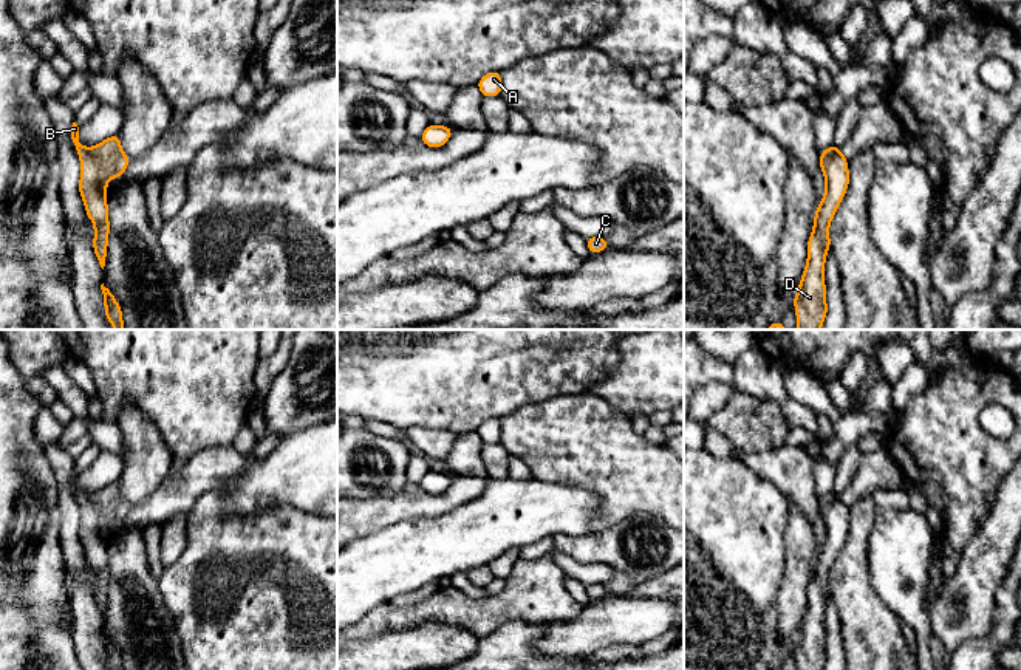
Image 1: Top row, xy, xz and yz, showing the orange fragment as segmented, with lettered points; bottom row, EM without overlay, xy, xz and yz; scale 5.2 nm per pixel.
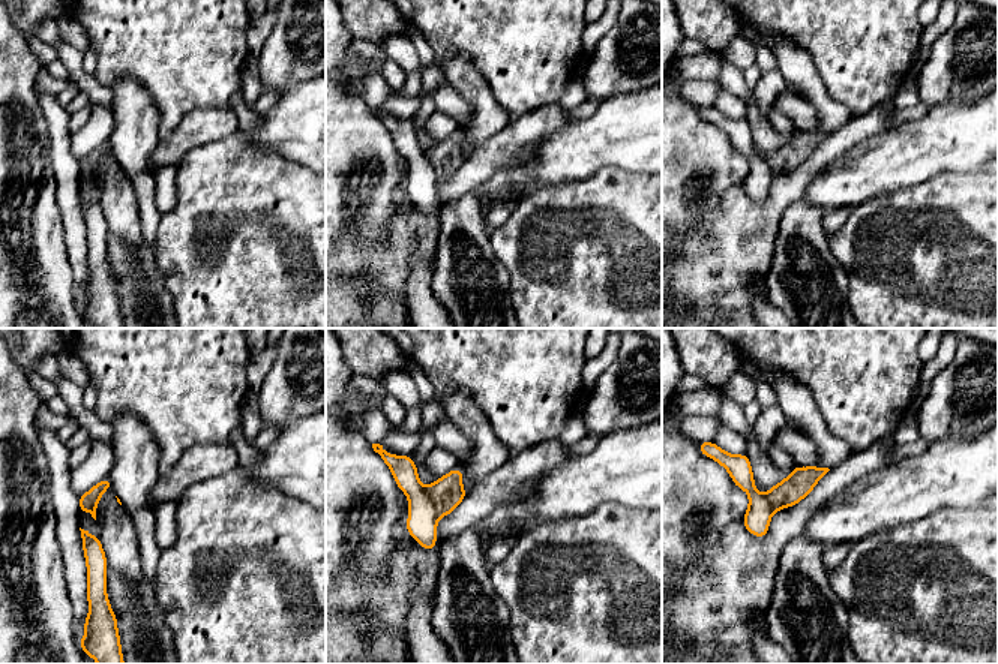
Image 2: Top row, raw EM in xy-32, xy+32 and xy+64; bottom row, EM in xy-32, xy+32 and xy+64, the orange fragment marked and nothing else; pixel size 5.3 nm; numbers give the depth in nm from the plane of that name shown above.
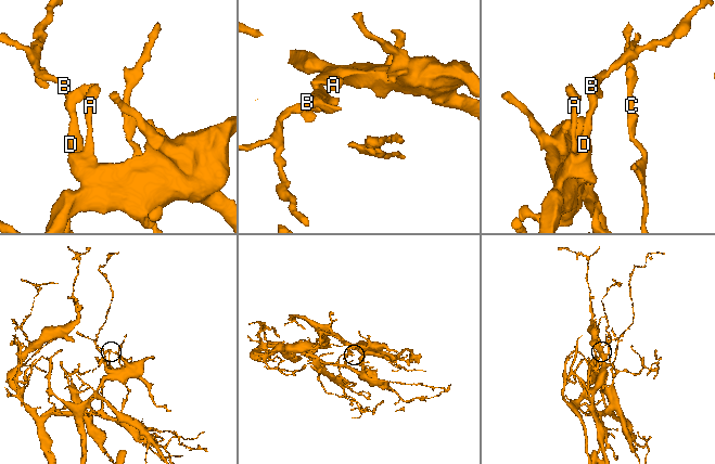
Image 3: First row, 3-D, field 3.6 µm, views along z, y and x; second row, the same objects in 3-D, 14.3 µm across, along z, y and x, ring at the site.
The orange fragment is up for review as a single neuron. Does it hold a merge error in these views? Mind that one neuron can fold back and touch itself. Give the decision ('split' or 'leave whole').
leave whole

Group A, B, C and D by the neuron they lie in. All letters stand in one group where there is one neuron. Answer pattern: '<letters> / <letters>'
A B C D

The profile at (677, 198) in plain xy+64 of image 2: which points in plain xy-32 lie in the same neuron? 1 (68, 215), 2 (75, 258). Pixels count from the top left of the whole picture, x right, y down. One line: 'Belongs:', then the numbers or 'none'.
Belongs: none

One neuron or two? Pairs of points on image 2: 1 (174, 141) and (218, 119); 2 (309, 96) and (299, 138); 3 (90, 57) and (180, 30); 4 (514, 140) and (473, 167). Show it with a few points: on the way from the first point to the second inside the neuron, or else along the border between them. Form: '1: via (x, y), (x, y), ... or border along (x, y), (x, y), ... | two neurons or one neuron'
1: via (185, 137), (197, 128), (207, 125) | one neuron
2: via (309, 107), (308, 128) | one neuron
3: border along (92, 47), (96, 54), (95, 74) | two neurons
4: via (503, 150), (483, 164) | one neuron

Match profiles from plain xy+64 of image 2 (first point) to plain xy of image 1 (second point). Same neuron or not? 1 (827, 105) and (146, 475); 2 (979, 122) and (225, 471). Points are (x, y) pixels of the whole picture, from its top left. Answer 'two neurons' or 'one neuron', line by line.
1: one neuron
2: two neurons

